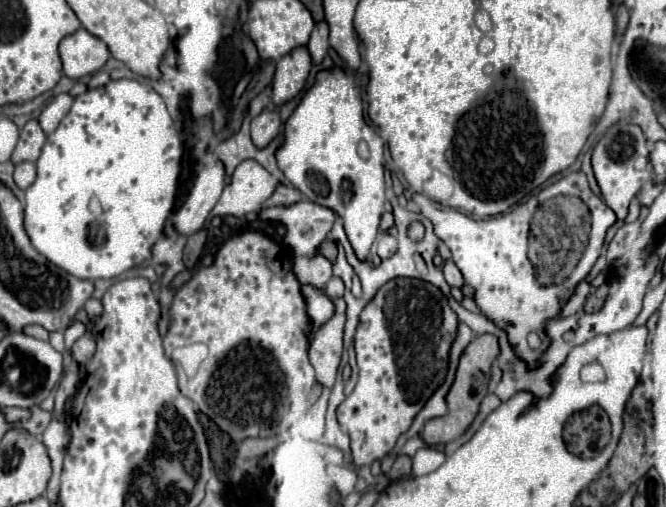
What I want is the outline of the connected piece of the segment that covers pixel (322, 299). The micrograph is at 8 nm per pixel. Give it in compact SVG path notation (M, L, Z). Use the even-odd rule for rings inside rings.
M303 284L301 286L301 294L305 298L305 308L307 308L307 316L309 316L311 328L317 330L319 326L323 326L333 316L335 304L325 294L323 288L315 288L311 284Z

